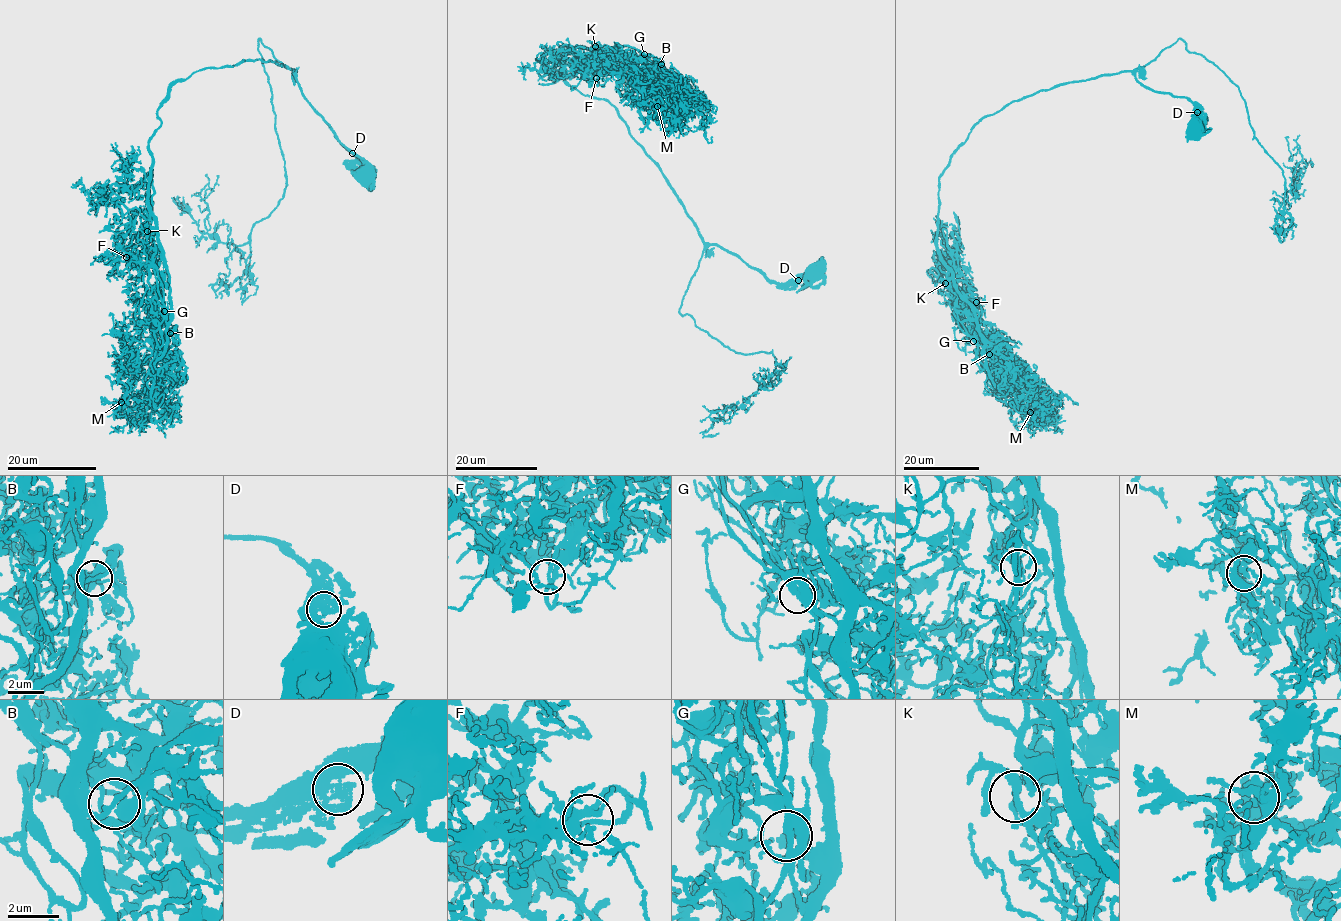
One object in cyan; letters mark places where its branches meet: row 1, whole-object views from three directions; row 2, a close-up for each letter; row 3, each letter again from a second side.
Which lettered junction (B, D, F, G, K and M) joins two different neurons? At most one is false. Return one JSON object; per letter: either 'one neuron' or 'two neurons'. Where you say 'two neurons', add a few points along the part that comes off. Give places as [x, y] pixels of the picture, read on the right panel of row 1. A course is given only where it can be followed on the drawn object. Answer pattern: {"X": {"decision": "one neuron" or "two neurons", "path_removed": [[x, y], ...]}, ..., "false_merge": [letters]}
{"B": {"decision": "one neuron"}, "D": {"decision": "one neuron"}, "F": {"decision": "one neuron"}, "G": {"decision": "one neuron"}, "K": {"decision": "one neuron"}, "M": {"decision": "one neuron"}, "false_merge": []}

